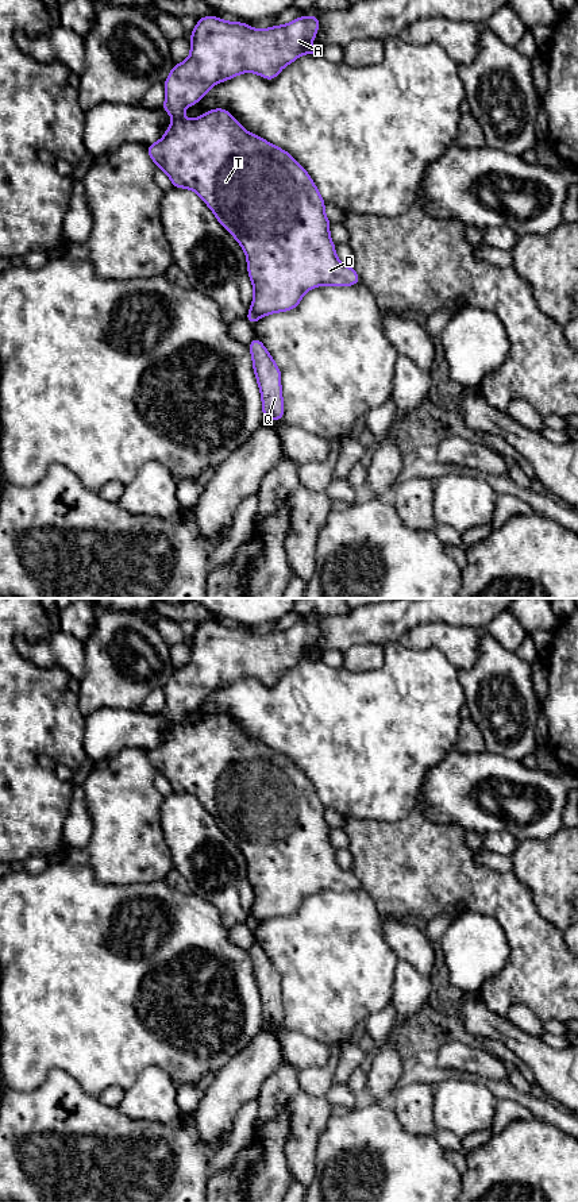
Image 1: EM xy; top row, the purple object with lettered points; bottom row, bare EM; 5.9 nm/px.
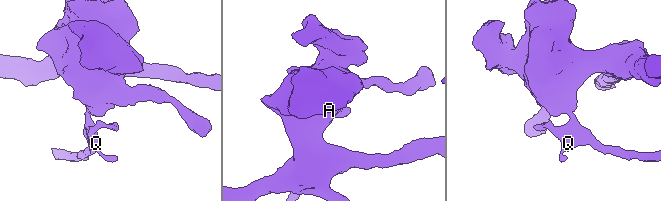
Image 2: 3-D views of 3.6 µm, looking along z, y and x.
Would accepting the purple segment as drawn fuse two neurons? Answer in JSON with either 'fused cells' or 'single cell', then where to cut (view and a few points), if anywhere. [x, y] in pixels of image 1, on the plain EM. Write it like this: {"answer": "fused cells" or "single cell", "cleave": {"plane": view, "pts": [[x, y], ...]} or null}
{"answer": "fused cells", "cleave": {"plane": "xy", "pts": [[250, 915], [259, 921]]}}

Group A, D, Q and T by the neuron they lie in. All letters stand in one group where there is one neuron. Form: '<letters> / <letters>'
A D T / Q

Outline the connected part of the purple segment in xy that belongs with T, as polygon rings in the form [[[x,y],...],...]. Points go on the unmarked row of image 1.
[[[217,621],[197,624],[196,633],[189,640],[190,660],[176,669],[165,685],[166,705],[162,713],[173,721],[173,727],[161,746],[146,751],[150,763],[170,783],[174,793],[194,795],[212,814],[217,827],[239,847],[247,862],[247,877],[254,891],[250,916],[259,922],[270,918],[294,914],[303,901],[320,890],[351,891],[361,887],[351,871],[343,870],[335,859],[335,848],[330,843],[331,827],[324,818],[325,806],[307,775],[285,755],[270,750],[266,744],[247,737],[243,731],[224,713],[213,713],[200,723],[186,725],[182,716],[197,709],[217,687],[253,677],[274,685],[278,678],[301,659],[319,659],[311,651],[316,643],[320,621],[300,621],[284,631],[255,635],[247,628],[226,627]]]

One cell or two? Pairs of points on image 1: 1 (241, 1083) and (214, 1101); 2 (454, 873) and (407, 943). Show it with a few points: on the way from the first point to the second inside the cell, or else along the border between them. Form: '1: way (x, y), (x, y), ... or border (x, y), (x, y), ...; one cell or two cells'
1: way (234, 1085), (220, 1097); one cell
2: border (389, 916), (415, 920), (420, 924); two cells

